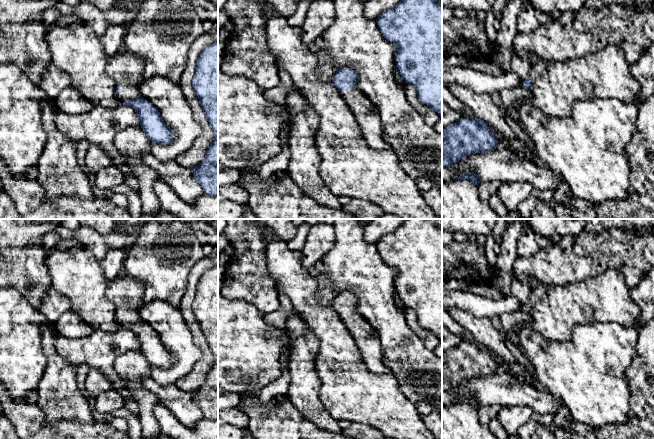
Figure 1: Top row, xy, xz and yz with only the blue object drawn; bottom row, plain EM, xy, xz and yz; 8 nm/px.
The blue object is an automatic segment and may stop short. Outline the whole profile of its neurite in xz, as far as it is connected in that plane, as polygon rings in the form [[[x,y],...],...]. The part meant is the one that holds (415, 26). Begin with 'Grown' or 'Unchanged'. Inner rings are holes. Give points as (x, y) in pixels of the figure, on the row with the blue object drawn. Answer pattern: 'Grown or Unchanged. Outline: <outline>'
Unchanged. Outline: [[[401,0],[395,7],[382,11],[376,19],[376,23],[382,36],[397,46],[395,58],[398,73],[406,84],[411,84],[416,87],[420,102],[431,107],[442,118],[442,3],[437,3],[435,0]]]

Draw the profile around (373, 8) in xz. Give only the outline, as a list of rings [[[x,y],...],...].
[[[367,0],[365,2],[364,14],[369,19],[376,21],[382,11],[395,7],[400,1],[401,0]]]

